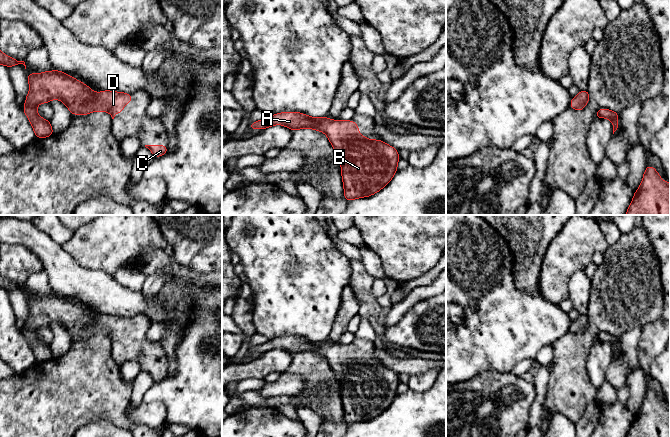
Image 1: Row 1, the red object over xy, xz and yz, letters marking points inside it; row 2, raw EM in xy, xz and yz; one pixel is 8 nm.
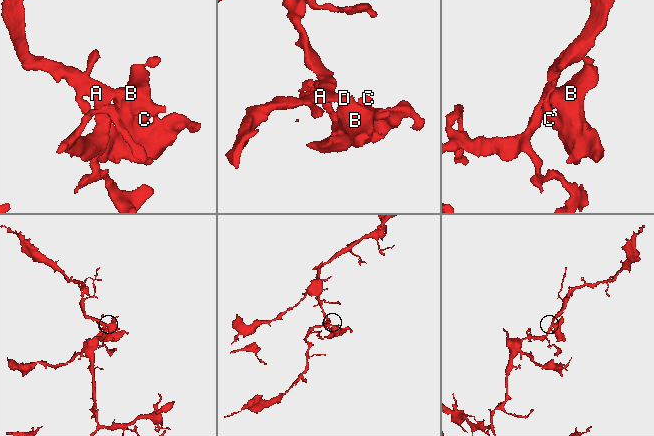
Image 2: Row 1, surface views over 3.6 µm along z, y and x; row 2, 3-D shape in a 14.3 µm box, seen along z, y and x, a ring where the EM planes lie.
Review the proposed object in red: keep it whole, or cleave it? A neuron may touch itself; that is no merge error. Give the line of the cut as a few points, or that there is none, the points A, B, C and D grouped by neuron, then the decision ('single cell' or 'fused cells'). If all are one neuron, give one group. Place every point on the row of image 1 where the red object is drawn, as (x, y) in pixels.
no cut; A B C D; single cell

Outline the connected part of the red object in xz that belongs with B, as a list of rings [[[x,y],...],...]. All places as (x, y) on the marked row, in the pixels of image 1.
[[[282,112],[250,123],[248,129],[266,129],[277,124],[284,125],[292,131],[311,128],[316,131],[323,131],[327,135],[340,159],[344,197],[348,202],[377,193],[391,181],[397,172],[397,163],[400,159],[398,150],[379,139],[371,140],[361,136],[354,120],[338,121],[330,120],[327,116],[313,118],[300,112]]]

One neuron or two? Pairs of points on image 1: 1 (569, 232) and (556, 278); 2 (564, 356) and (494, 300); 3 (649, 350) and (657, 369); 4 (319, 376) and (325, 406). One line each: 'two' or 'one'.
1: one
2: two
3: two
4: one

